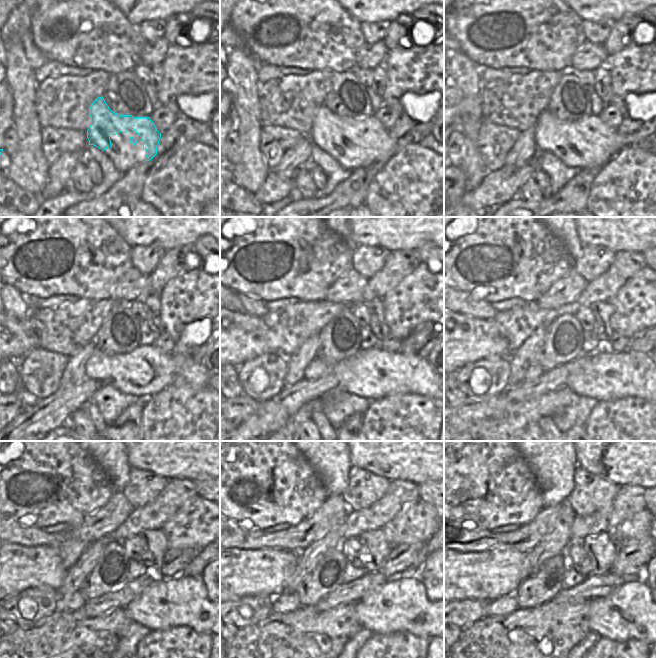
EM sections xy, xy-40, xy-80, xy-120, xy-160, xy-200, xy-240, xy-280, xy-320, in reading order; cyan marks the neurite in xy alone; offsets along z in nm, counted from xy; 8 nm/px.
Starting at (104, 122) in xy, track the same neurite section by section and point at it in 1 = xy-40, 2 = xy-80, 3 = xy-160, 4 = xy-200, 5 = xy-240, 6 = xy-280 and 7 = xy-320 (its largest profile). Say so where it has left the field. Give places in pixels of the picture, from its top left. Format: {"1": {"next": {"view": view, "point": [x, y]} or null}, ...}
{"1": {"next": {"view": "xy-40", "point": [327, 127]}}, "2": {"next": {"view": "xy-80", "point": [606, 142]}}, "3": {"next": {"view": "xy-160", "point": [398, 373]}}, "4": {"next": {"view": "xy-200", "point": [626, 374]}}, "5": {"next": {"view": "xy-240", "point": [172, 602]}}, "6": {"next": {"view": "xy-280", "point": [401, 605]}}, "7": {"next": {"view": "xy-320", "point": [629, 612]}}}

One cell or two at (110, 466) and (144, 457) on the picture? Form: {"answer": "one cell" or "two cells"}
{"answer": "two cells"}

